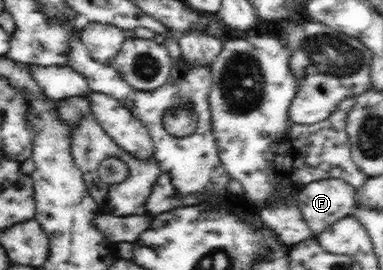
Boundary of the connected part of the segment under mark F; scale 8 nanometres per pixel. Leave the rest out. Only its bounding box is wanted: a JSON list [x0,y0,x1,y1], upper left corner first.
[296,178,356,235]

